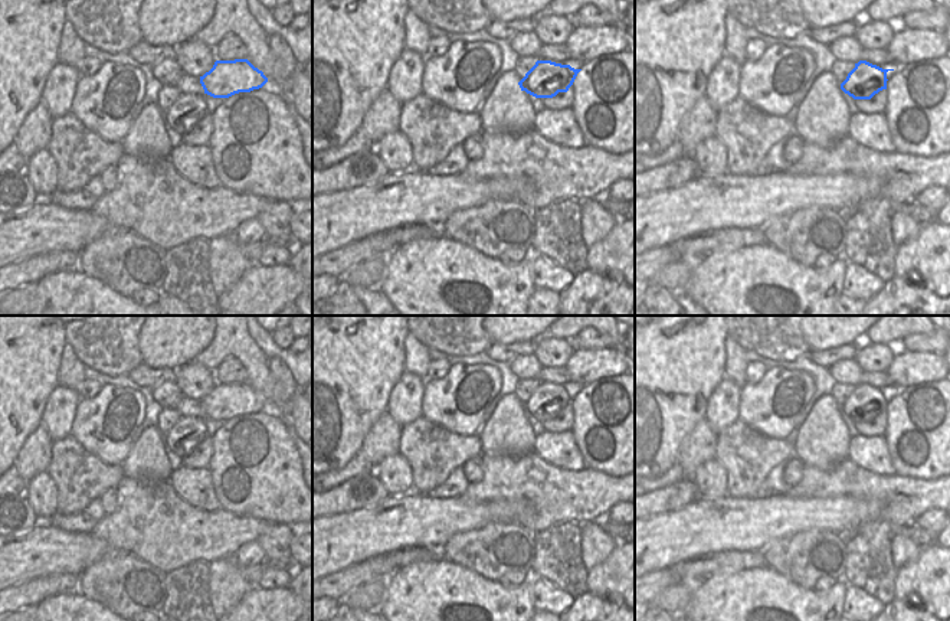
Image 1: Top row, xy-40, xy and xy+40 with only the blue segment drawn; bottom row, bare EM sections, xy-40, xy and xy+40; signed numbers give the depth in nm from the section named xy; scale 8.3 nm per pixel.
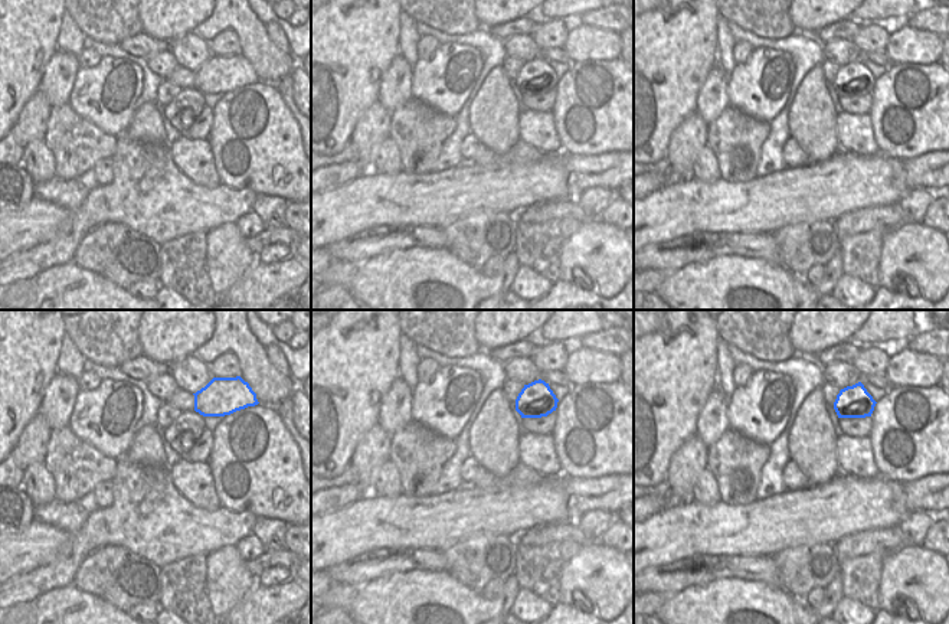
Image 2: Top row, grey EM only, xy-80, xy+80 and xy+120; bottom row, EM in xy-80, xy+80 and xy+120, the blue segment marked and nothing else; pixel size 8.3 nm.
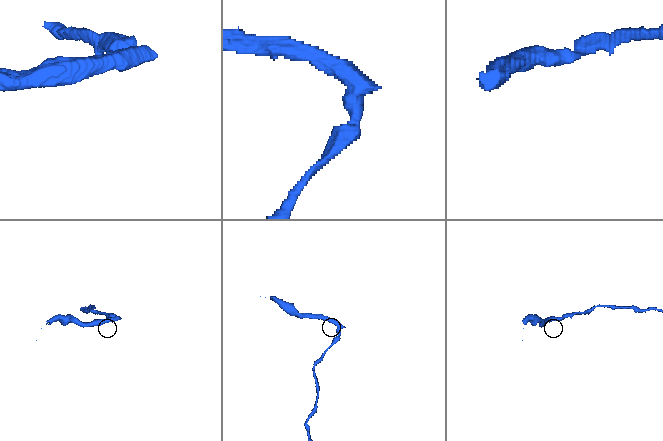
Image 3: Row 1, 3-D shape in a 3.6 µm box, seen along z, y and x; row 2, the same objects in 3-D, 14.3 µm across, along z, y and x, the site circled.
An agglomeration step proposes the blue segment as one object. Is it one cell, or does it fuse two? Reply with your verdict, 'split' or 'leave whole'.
split

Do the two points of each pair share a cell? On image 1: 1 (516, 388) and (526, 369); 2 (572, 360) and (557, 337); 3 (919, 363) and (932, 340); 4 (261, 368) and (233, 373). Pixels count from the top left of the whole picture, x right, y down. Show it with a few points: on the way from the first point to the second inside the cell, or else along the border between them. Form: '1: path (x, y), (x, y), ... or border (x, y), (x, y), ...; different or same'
1: path (516, 383), (521, 373); same
2: path (572, 355), (570, 347), (563, 340); same
3: border (906, 349), (934, 355); different
4: border (241, 363), (248, 381); different

